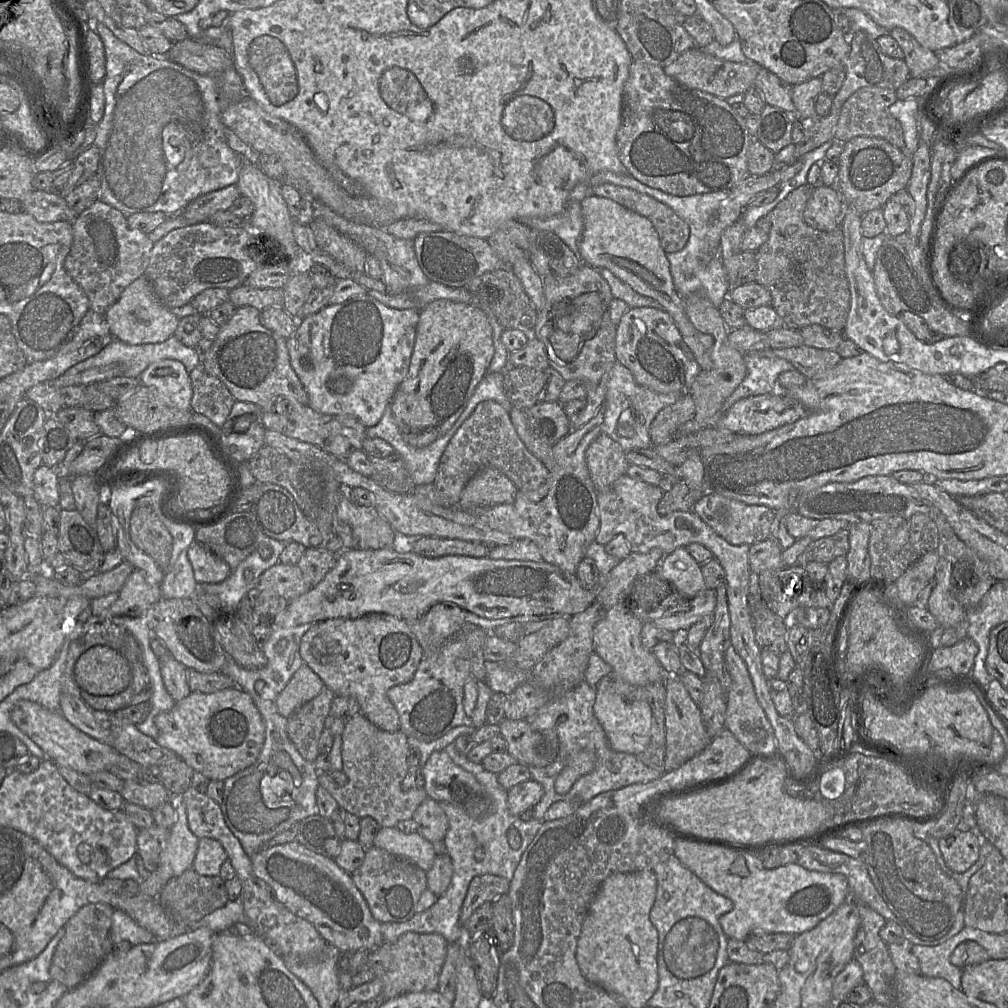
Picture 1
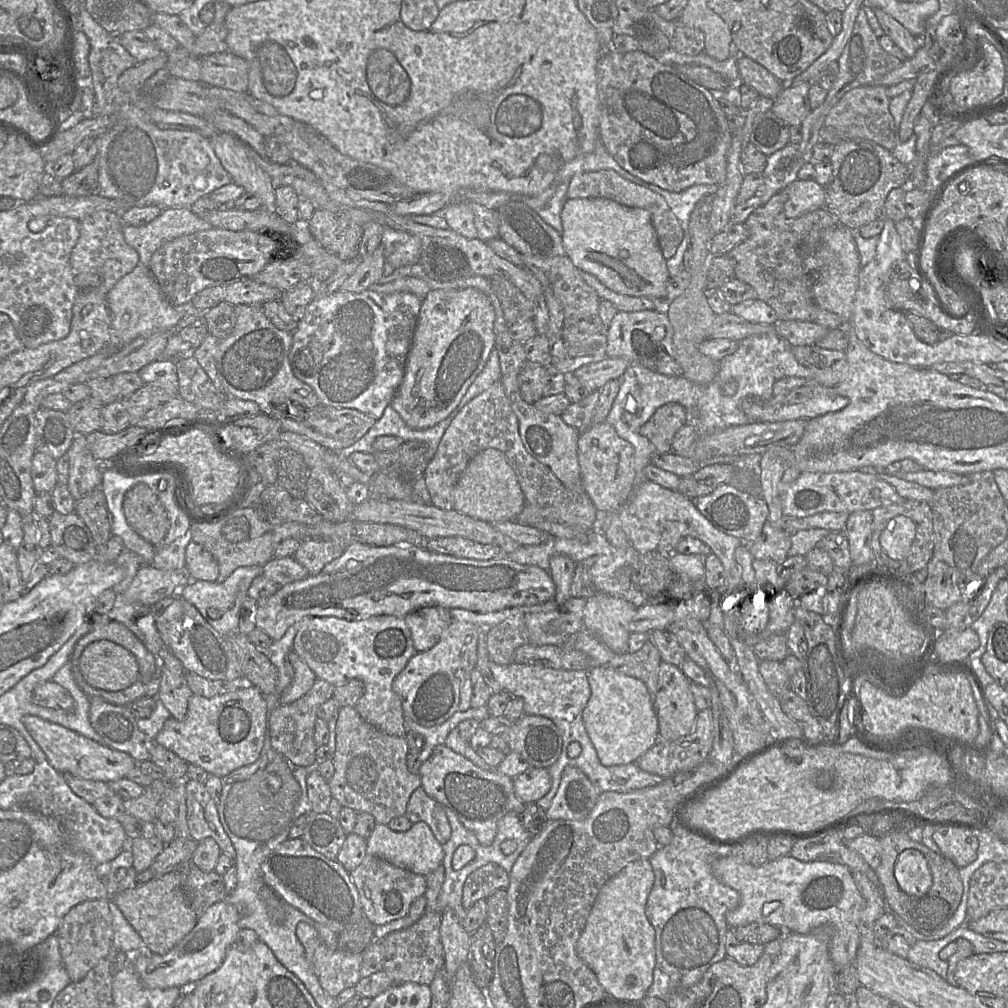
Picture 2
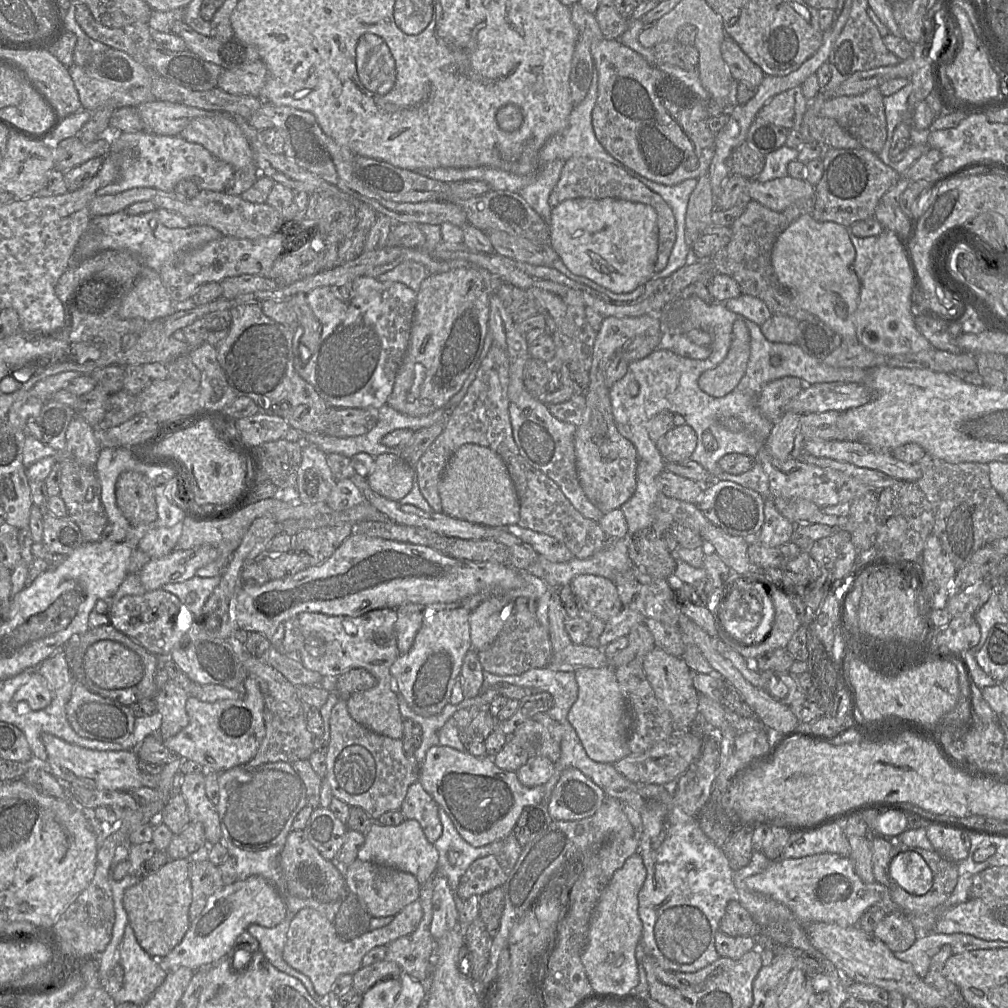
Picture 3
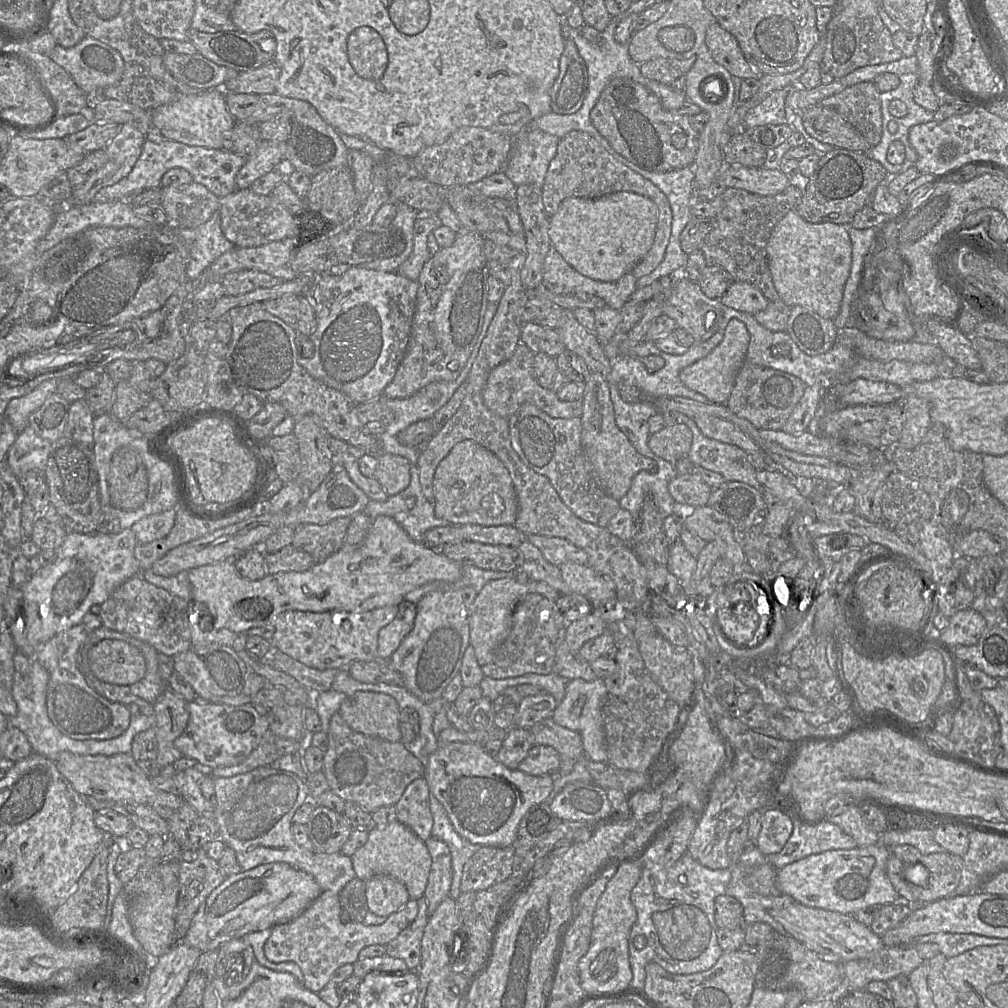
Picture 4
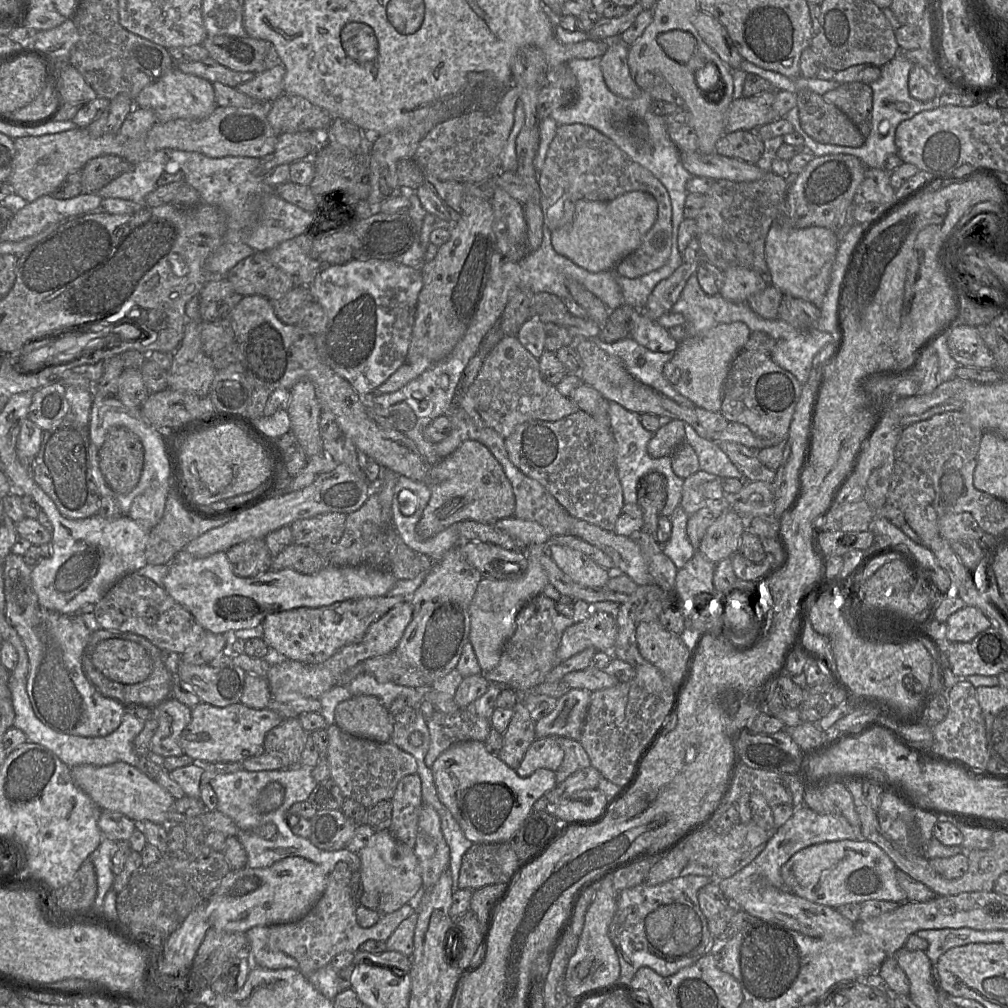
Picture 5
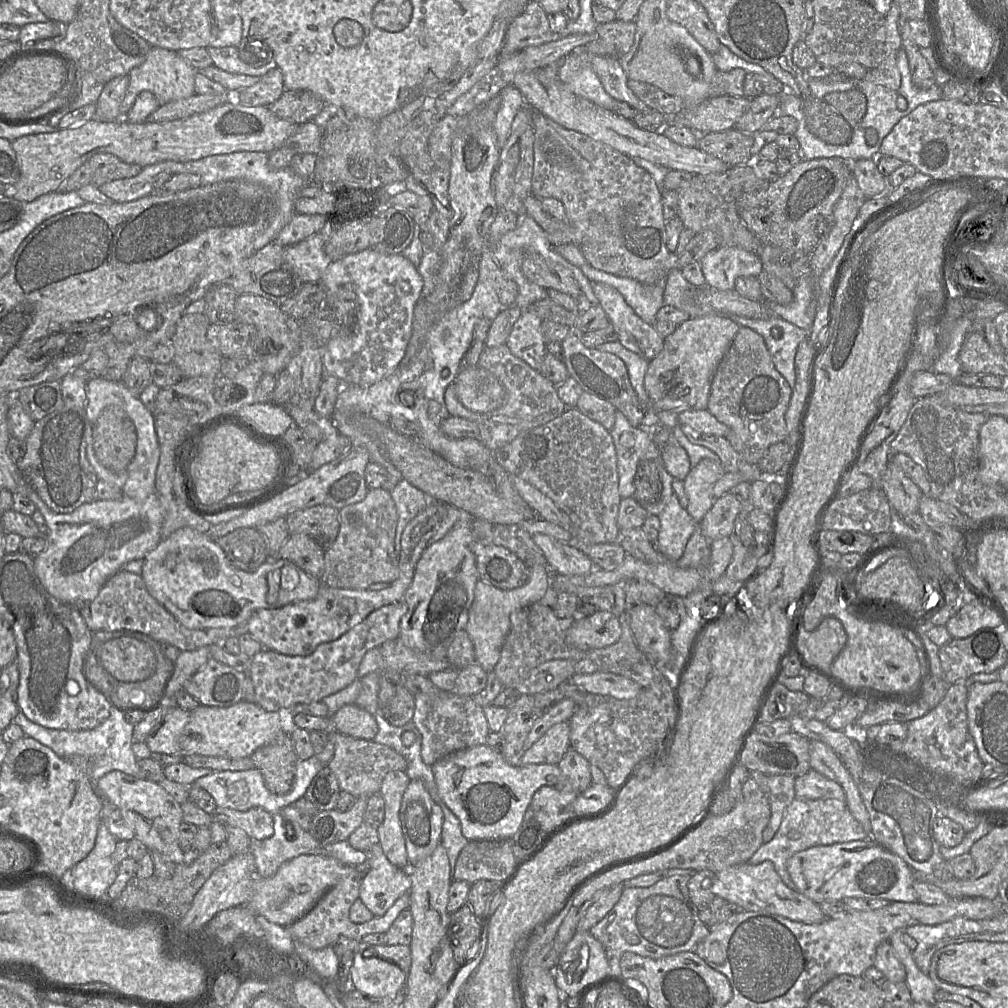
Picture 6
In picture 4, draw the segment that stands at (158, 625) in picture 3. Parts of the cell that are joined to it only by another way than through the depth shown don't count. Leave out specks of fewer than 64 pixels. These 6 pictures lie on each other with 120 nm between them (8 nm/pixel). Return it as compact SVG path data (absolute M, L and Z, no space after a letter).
M131 577L101 604L102 624L152 645L158 652L174 656L191 647L190 614L195 601L186 601L144 579Z

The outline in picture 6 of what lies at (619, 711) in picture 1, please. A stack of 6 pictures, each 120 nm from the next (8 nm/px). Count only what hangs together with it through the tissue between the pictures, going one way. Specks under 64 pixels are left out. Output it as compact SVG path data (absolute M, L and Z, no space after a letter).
M565 697L547 711L544 711L543 715L532 726L524 742L524 750L528 750L553 725L560 722L569 722L576 709L575 702Z

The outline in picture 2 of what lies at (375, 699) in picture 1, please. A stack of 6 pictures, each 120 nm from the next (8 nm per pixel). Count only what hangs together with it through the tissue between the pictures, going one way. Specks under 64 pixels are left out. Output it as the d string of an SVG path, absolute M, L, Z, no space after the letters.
M378 615L365 620L348 621L337 617L305 617L298 624L293 651L316 677L334 686L352 679L361 680L365 692L357 701L355 710L366 722L383 733L405 736L402 702L393 691L392 683L417 651L404 618Z

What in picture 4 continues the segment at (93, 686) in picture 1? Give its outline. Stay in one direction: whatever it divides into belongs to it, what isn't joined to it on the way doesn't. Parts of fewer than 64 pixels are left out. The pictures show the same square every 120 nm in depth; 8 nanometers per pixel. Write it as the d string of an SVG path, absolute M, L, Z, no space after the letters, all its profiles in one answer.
M103 639L88 651L88 667L99 680L116 685L130 686L146 673L142 652L128 642Z

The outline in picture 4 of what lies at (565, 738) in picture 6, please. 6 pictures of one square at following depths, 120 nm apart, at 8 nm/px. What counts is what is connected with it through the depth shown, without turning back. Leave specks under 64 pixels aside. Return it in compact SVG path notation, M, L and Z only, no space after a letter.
M533 745L518 770L532 776L556 775L560 767L560 755L556 749L546 745Z

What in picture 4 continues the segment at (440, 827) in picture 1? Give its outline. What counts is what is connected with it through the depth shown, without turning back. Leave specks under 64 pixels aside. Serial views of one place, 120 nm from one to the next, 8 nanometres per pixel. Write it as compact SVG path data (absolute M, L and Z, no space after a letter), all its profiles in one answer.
M424 777L411 782L395 805L397 821L407 826L424 842L432 837L433 816L430 810L430 789Z

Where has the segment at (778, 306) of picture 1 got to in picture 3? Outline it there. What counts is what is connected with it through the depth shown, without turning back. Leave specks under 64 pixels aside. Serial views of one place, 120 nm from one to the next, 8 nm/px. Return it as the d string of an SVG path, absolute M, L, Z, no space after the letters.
M815 196L801 198L783 211L775 211L759 201L749 199L743 214L730 226L730 242L710 257L715 272L732 277L743 294L761 299L772 314L782 314L800 321L810 313L798 308L789 293L780 284L771 262L774 244L779 235L790 224L804 214L811 215L814 209Z

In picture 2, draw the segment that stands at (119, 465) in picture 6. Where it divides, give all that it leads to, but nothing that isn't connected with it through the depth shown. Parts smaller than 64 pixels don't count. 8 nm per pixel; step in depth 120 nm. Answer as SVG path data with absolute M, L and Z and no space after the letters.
M136 483L123 498L123 510L128 525L148 543L158 548L169 529L165 506L156 493L144 483Z

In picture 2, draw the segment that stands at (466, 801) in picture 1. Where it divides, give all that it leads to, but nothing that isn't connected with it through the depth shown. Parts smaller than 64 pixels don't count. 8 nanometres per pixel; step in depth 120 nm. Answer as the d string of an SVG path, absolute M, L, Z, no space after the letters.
M438 745L420 767L421 786L428 796L450 808L462 825L473 832L480 844L492 844L498 821L508 812L520 814L525 803L514 793L513 778L497 769L484 770L447 746Z

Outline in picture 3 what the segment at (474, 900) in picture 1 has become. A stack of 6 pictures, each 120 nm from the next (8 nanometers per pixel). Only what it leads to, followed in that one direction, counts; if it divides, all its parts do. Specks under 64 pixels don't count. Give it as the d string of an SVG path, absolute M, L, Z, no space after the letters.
M495 855L476 859L460 879L458 894L466 900L472 895L483 895L507 880L508 874Z

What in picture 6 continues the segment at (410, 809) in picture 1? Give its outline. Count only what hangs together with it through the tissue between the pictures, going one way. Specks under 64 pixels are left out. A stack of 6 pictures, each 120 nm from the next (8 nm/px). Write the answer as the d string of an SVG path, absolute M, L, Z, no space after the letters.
M336 730L327 733L334 744L334 754L328 767L336 776L340 790L352 794L355 798L369 797L380 793L380 788L387 773L400 770L406 771L406 759L389 746L373 740L354 738Z

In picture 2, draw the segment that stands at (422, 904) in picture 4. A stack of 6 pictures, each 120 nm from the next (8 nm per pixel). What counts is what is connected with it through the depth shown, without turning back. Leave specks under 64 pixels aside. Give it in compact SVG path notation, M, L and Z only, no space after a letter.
M441 864L426 877L427 904L423 915L412 926L389 933L383 940L384 964L383 970L393 980L394 984L413 982L430 985L437 972L444 966L444 950L440 937L441 913L437 911L437 900L441 893L445 868Z

